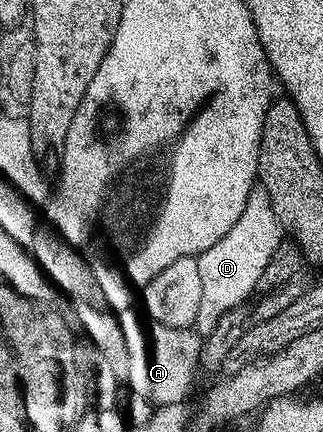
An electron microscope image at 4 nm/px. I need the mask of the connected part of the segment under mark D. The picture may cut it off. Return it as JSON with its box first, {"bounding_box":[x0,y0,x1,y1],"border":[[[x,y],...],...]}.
{"bounding_box":[192,184,283,336],"border":[[[255,184],[251,188],[251,196],[247,196],[247,208],[243,208],[243,216],[239,216],[239,220],[235,220],[231,232],[222,234],[219,240],[215,240],[207,248],[207,252],[196,255],[199,277],[201,277],[201,286],[203,287],[203,296],[199,300],[199,316],[195,316],[195,324],[192,327],[197,334],[201,336],[210,334],[215,328],[215,324],[219,324],[219,320],[223,320],[223,316],[227,316],[227,312],[231,312],[231,308],[246,305],[254,297],[259,284],[259,276],[263,276],[263,268],[267,268],[267,264],[271,264],[271,256],[275,256],[275,248],[279,248],[282,241],[283,231],[271,208],[271,196],[267,196],[267,188]]]}

